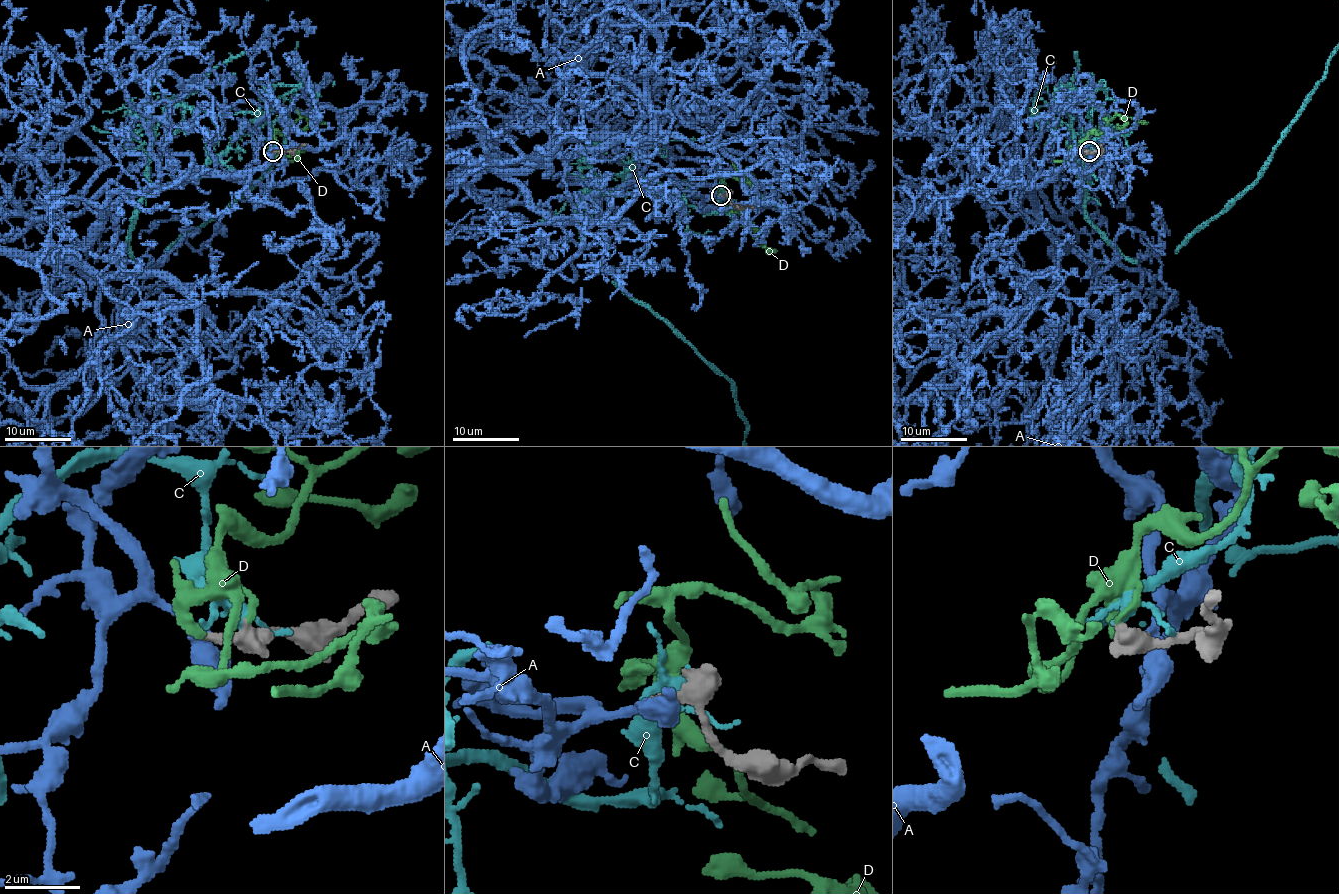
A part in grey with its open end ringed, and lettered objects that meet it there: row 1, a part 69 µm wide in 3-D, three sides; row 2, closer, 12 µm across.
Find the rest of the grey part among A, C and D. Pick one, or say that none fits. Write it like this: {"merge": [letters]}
{"merge": ["A"]}

